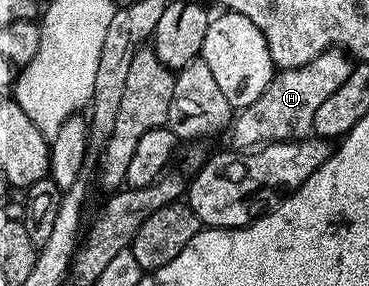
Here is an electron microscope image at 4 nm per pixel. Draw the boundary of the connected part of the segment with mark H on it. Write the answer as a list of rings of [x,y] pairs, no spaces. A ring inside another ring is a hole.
[[[342,47],[326,48],[313,62],[305,62],[300,68],[285,68],[276,71],[269,86],[247,108],[238,109],[230,125],[231,140],[236,149],[254,150],[264,144],[276,144],[286,140],[301,140],[312,135],[313,114],[321,107],[321,102],[329,98],[349,78],[353,60]]]

